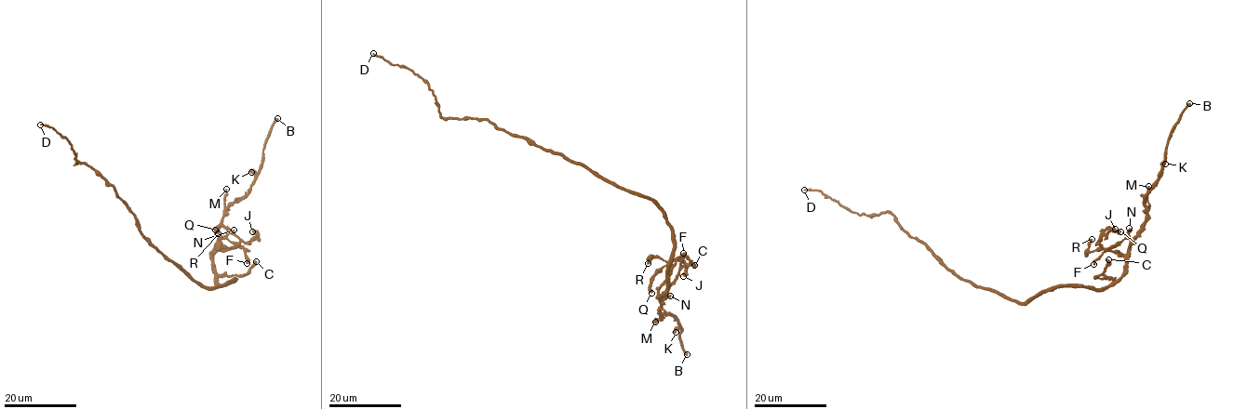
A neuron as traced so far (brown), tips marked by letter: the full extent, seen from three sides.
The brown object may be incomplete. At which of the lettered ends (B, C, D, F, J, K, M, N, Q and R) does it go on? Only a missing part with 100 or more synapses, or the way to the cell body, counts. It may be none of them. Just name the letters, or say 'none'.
B

